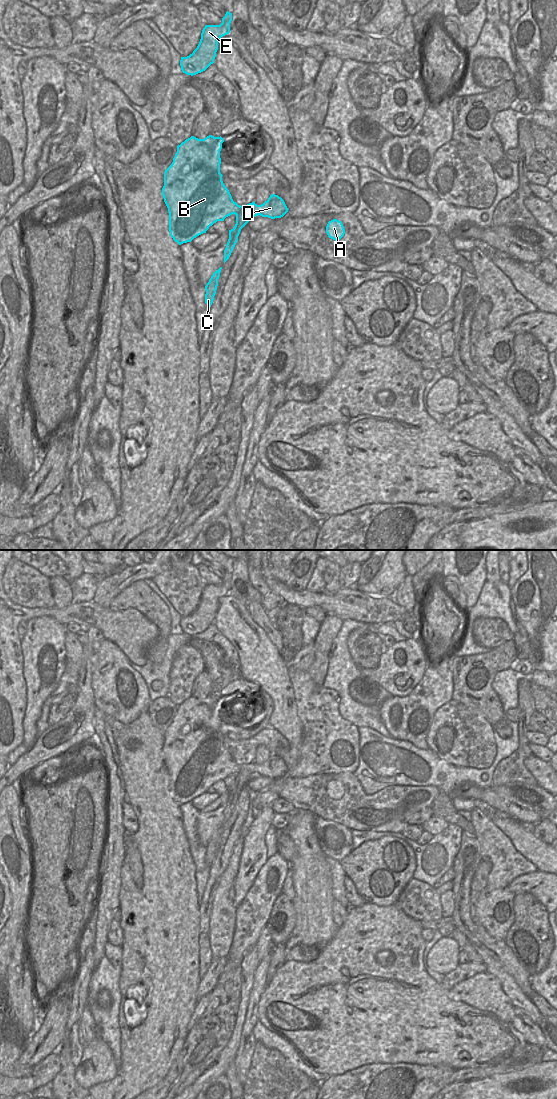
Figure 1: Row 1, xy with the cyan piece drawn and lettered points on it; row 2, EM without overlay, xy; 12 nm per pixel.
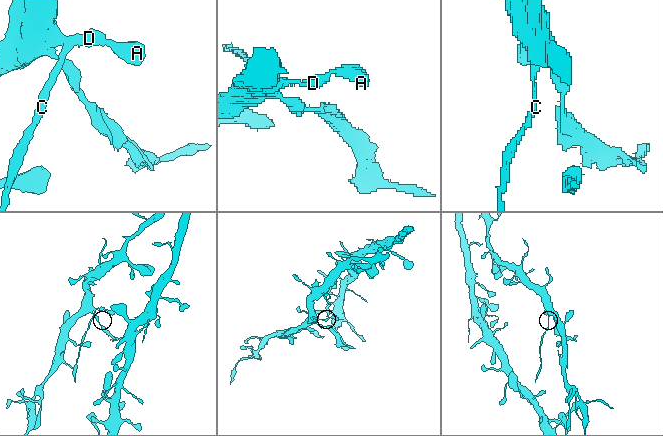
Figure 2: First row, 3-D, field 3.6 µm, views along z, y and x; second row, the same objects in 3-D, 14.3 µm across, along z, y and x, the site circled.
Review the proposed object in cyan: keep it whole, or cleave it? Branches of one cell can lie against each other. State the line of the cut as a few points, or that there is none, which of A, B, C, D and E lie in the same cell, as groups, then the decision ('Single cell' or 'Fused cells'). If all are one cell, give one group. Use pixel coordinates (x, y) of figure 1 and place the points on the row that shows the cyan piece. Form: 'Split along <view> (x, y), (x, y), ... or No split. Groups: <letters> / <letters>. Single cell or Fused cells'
Split along xy (236, 214), (246, 211), (251, 212), (255, 216). Groups: A B D E / C. Fused cells.

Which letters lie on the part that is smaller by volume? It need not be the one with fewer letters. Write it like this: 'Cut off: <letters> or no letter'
Cut off: C

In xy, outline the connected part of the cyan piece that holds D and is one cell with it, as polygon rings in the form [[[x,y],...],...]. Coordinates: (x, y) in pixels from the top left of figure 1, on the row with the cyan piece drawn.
[[[209,135],[204,139],[191,136],[177,146],[173,162],[164,172],[162,196],[168,208],[170,236],[179,245],[191,242],[197,236],[206,233],[217,221],[224,221],[226,217],[237,215],[241,211],[253,213],[255,217],[260,215],[275,219],[283,217],[289,210],[284,200],[275,194],[270,195],[261,205],[253,201],[240,206],[233,201],[220,173],[220,151],[223,142],[221,136]]]

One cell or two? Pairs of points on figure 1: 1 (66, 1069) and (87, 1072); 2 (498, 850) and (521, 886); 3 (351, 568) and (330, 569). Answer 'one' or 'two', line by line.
1: two
2: two
3: two

